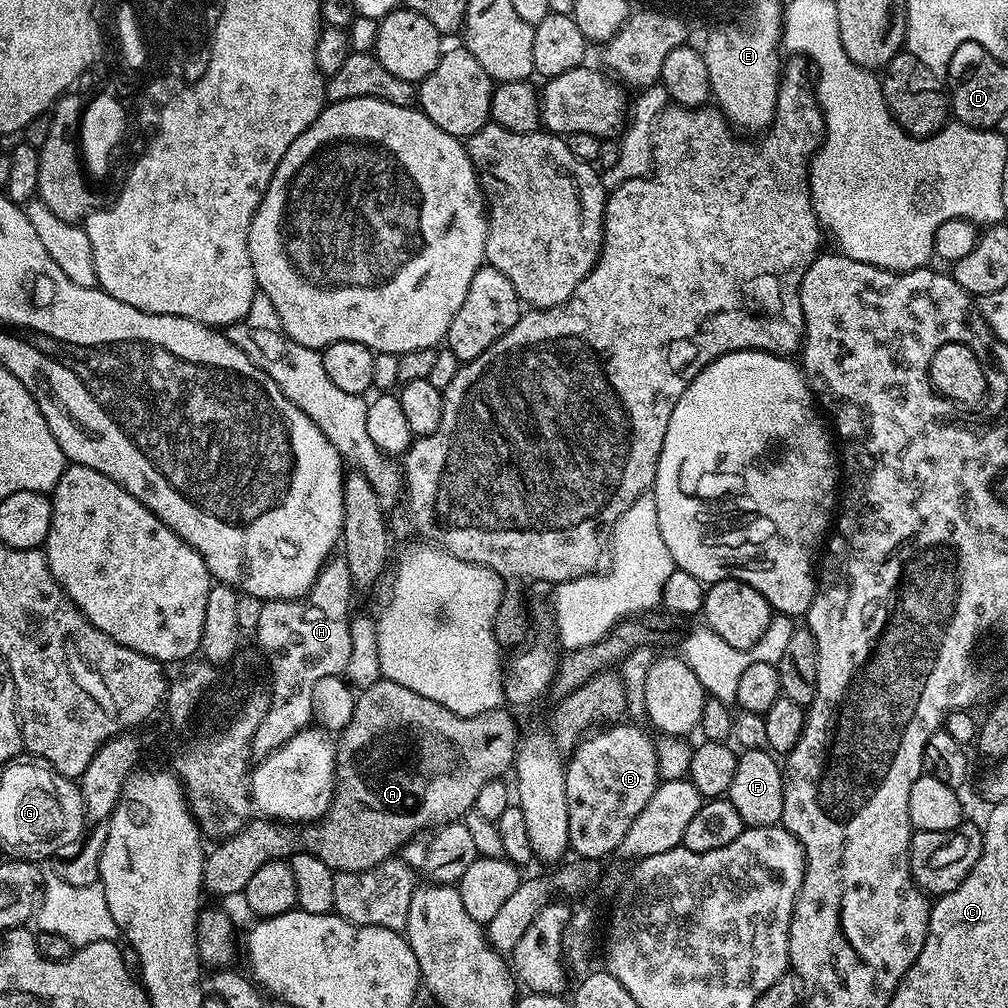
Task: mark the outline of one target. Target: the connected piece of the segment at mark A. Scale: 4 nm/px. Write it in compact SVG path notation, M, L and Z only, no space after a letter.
M383 678L378 682L374 682L374 686L359 689L358 695L355 697L352 721L342 731L342 735L339 737L341 740L338 740L336 747L336 790L332 797L332 804L328 807L328 813L319 821L318 827L320 829L317 830L316 837L312 840L311 851L319 856L322 862L329 864L336 872L370 870L384 860L393 859L399 853L396 851L419 828L428 828L431 824L436 824L435 826L450 824L459 821L468 812L473 811L478 793L482 791L482 786L486 786L486 782L491 780L501 779L505 775L503 772L507 768L509 771L513 767L516 758L516 747L520 744L522 728L516 725L515 718L507 710L509 711L507 707L501 706L492 708L488 712L480 712L476 716L459 716L438 702L434 702L430 698L422 698L422 694L418 694L414 690L406 690L406 686Z

